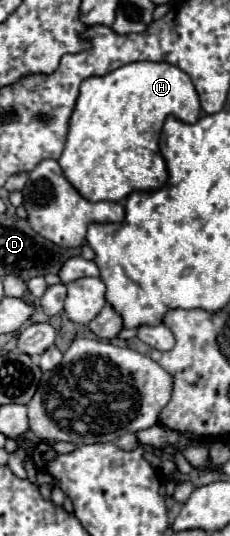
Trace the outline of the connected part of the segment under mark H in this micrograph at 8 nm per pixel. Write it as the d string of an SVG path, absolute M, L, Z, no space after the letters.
M129 62L117 70L107 72L105 76L91 76L81 84L81 94L77 98L65 150L59 158L59 164L67 180L77 188L77 192L91 200L113 200L121 202L129 194L139 190L159 190L167 184L169 174L163 156L159 154L159 134L163 120L167 116L179 116L179 120L193 124L201 114L199 94L191 78L167 62Z

